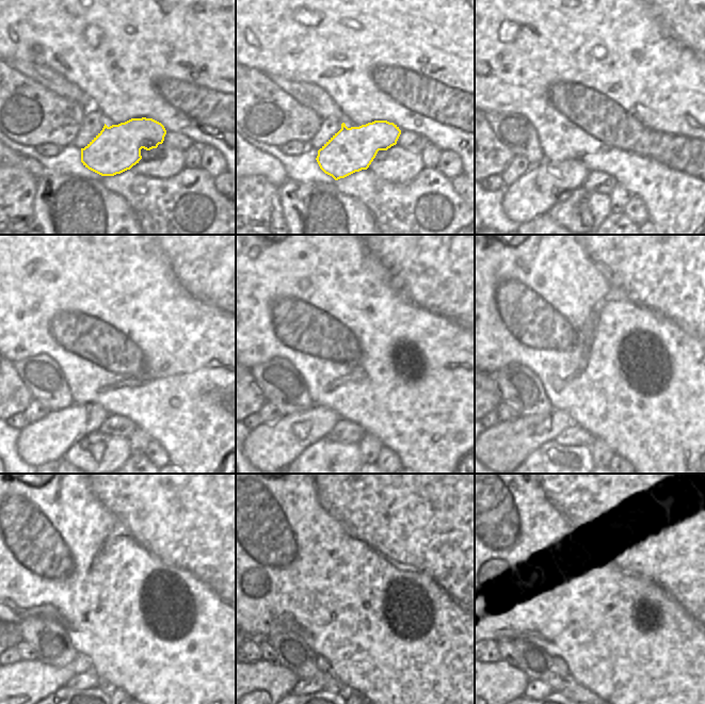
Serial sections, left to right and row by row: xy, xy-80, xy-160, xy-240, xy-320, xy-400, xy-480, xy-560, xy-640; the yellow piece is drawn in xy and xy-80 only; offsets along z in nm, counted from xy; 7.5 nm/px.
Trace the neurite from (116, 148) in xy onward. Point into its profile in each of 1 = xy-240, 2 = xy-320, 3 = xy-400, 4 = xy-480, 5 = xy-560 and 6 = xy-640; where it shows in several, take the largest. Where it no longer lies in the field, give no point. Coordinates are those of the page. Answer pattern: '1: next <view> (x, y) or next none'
1: next xy-240 (47, 440)
2: next xy-320 (270, 447)
3: next xy-400 (502, 448)
4: next xy-480 (18, 687)
5: next xy-560 (257, 687)
6: next xy-640 (496, 684)

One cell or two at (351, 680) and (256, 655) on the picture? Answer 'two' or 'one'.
two

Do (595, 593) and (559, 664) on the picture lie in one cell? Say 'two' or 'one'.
two

